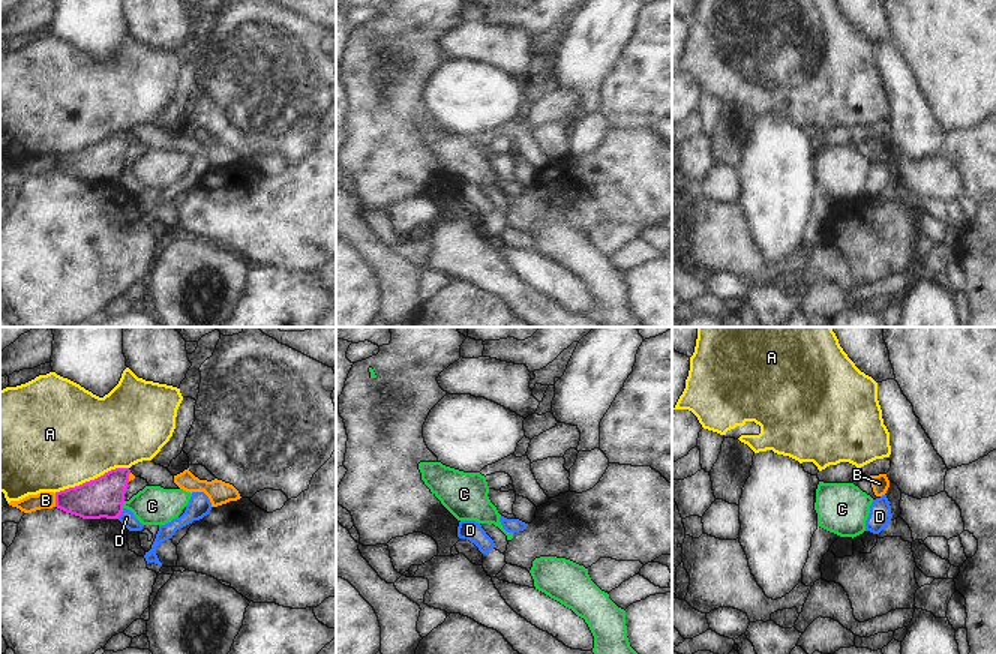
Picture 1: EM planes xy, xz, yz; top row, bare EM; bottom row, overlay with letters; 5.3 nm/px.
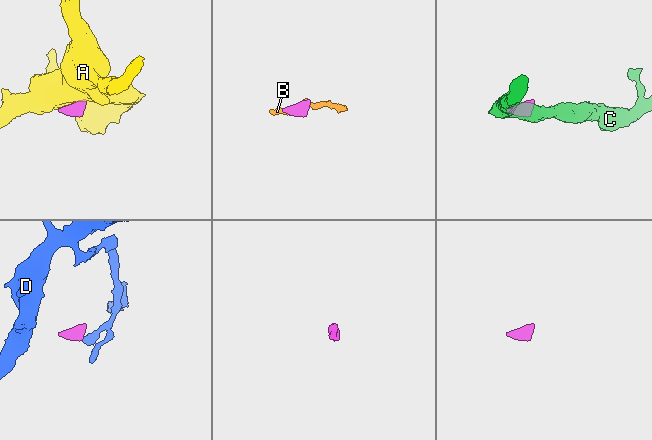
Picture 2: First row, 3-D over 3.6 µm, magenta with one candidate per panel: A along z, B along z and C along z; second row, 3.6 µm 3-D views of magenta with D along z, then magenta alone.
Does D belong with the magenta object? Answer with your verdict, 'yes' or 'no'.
no

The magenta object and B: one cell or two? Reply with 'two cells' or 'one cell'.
two cells

